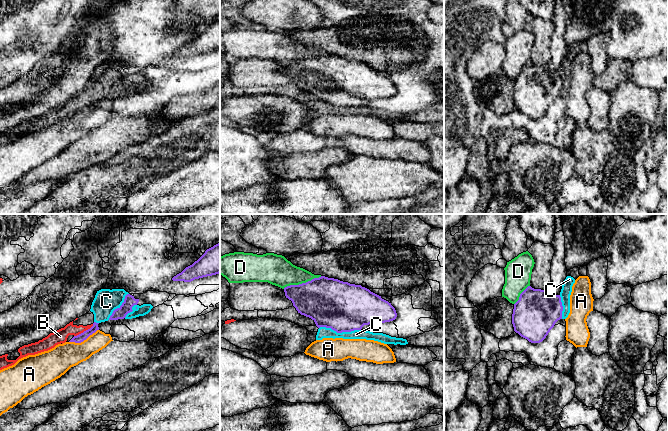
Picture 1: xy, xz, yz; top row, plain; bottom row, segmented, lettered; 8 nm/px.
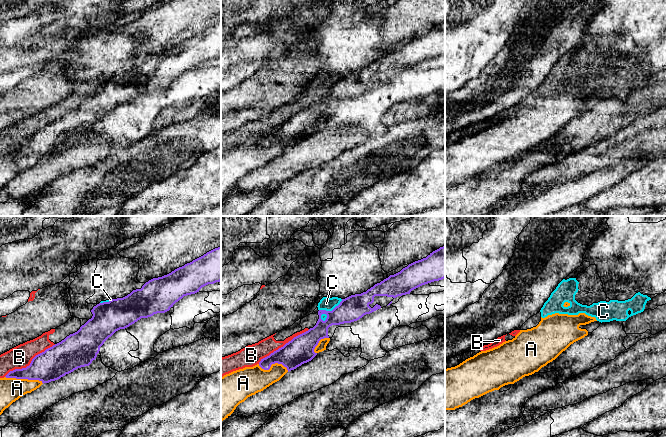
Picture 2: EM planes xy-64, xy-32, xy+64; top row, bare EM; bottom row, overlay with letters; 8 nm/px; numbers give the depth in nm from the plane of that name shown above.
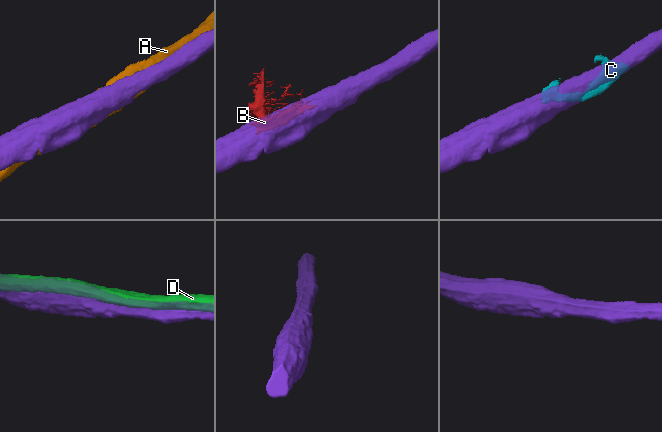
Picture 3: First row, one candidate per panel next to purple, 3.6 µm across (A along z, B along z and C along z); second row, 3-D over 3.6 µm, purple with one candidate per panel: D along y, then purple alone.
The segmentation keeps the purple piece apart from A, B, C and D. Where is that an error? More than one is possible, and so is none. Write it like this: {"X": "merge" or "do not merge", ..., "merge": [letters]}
{"A": "do not merge", "B": "do not merge", "C": "do not merge", "D": "do not merge", "merge": []}

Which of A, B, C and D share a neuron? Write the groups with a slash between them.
A / B C / D

